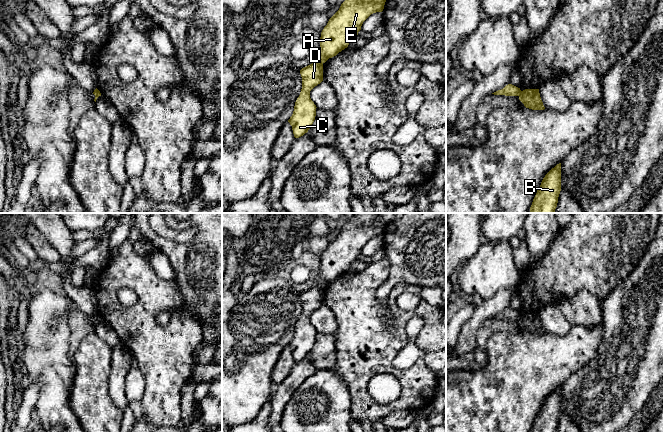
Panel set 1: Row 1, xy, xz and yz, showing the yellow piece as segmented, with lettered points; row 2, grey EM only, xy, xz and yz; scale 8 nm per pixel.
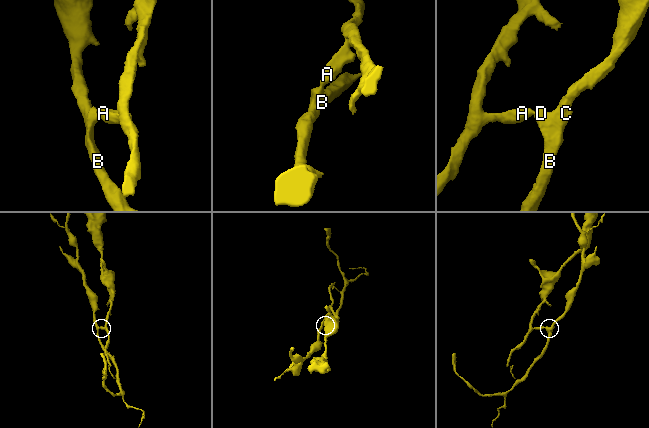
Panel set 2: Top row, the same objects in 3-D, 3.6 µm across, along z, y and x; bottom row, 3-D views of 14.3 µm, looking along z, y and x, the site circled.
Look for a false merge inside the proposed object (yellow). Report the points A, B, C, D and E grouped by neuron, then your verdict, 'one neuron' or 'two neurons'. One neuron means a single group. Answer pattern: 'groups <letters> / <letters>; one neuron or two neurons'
groups A E / B C D; two neurons

